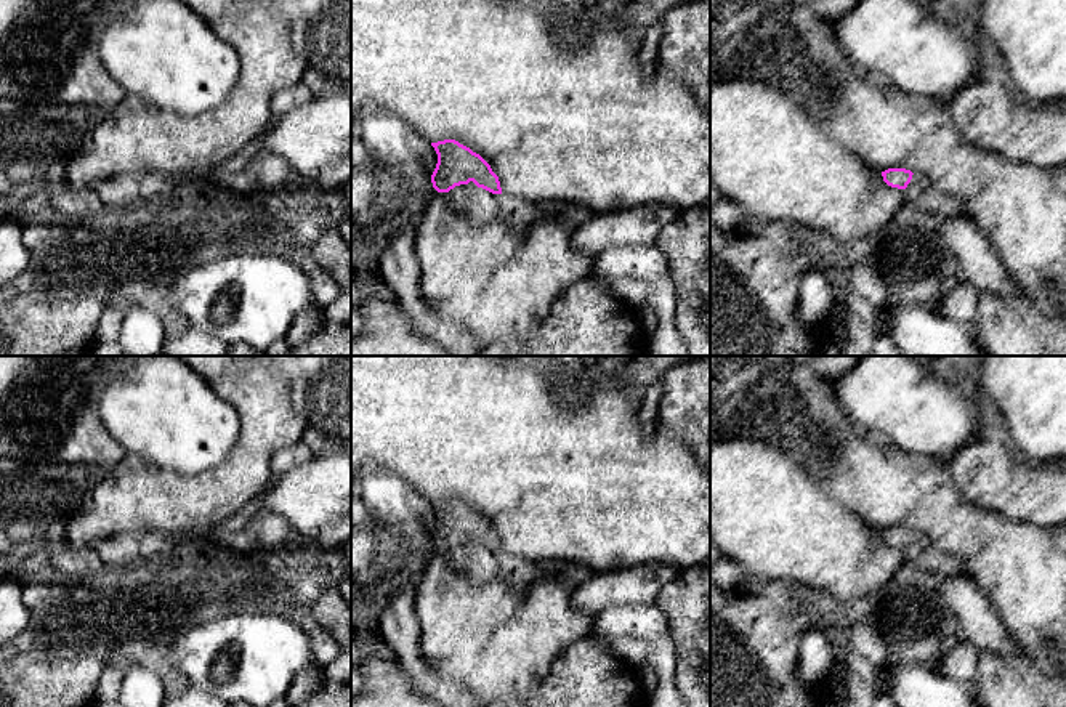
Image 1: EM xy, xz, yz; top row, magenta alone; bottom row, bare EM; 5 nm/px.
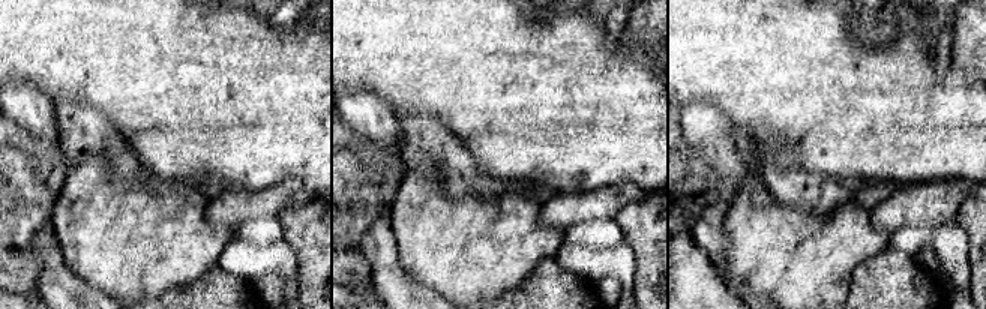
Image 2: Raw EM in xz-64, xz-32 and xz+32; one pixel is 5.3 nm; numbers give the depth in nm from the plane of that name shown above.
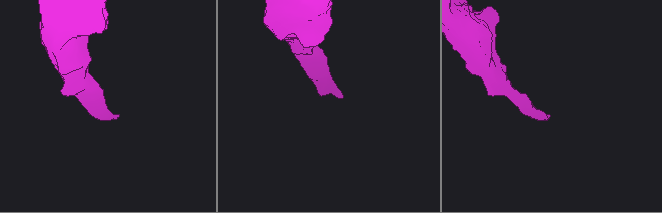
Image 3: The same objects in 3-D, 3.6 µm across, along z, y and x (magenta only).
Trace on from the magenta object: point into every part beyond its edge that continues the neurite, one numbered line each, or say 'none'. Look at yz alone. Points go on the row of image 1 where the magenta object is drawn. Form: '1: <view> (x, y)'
1: yz (922, 191)

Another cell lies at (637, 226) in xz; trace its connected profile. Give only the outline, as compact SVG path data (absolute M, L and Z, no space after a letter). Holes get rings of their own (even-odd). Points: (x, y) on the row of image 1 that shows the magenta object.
M664 204L593 213L571 232L571 247L595 258L609 248L654 245L660 231L676 218L678 208Z

